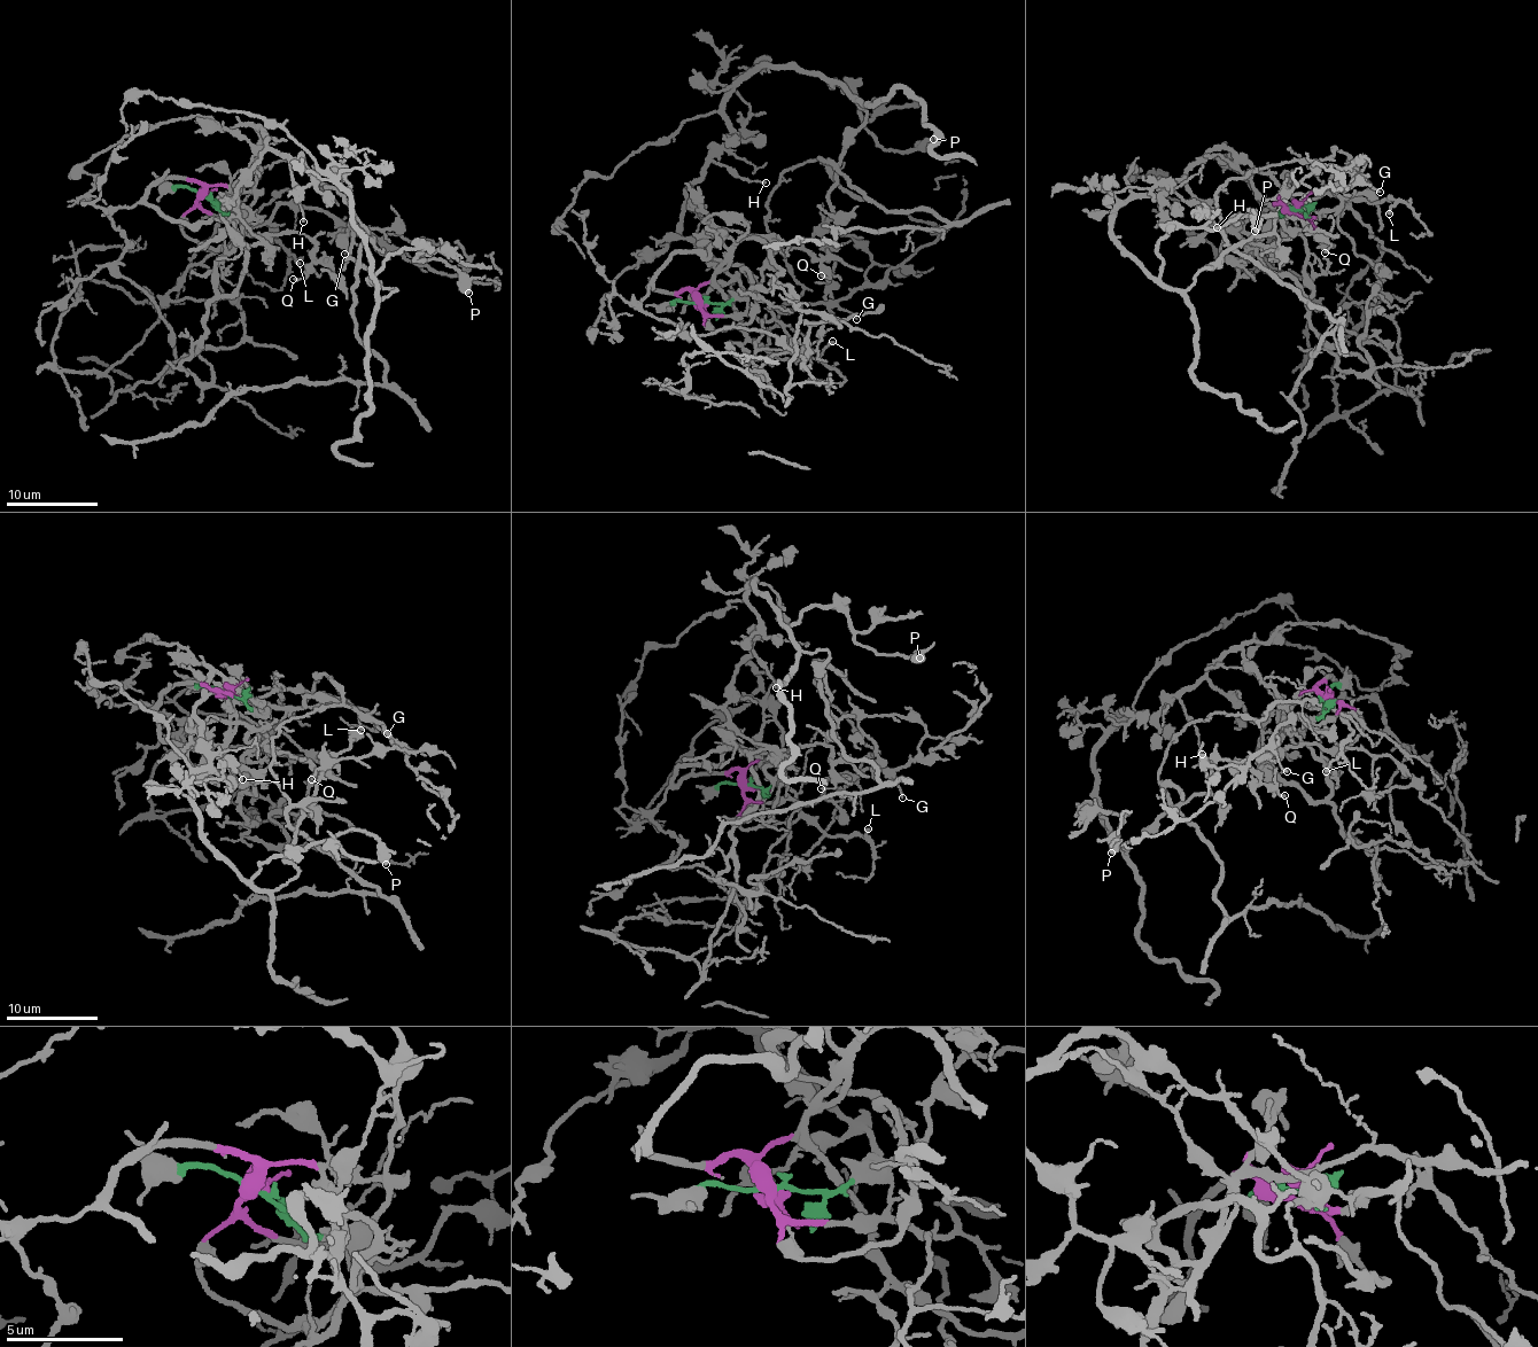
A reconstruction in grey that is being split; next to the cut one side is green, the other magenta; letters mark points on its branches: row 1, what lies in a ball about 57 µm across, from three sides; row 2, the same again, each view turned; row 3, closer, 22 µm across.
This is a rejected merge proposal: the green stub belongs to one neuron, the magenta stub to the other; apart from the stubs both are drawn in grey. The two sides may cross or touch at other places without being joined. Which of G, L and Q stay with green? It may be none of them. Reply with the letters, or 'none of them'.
none of them

